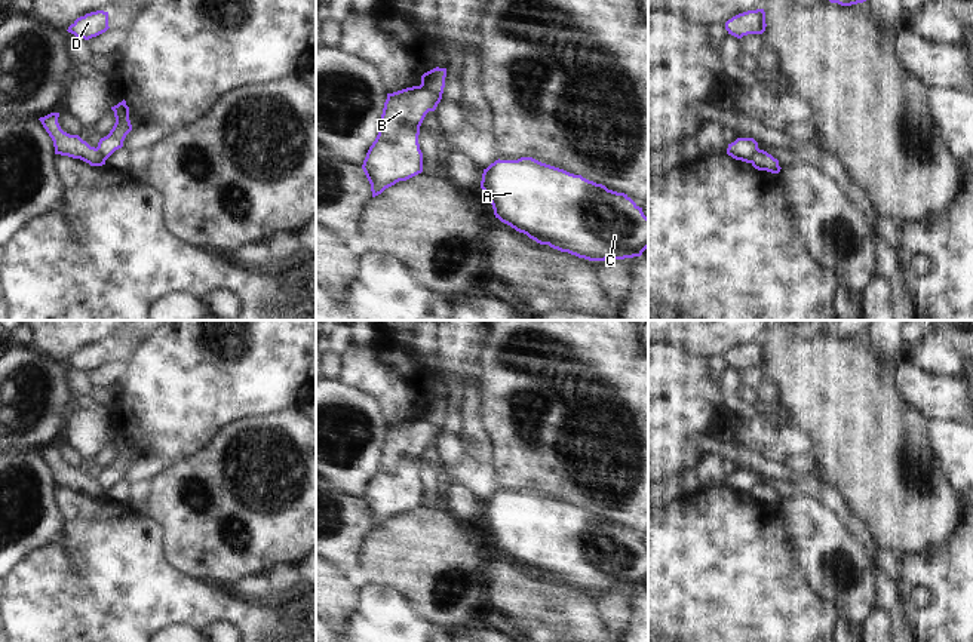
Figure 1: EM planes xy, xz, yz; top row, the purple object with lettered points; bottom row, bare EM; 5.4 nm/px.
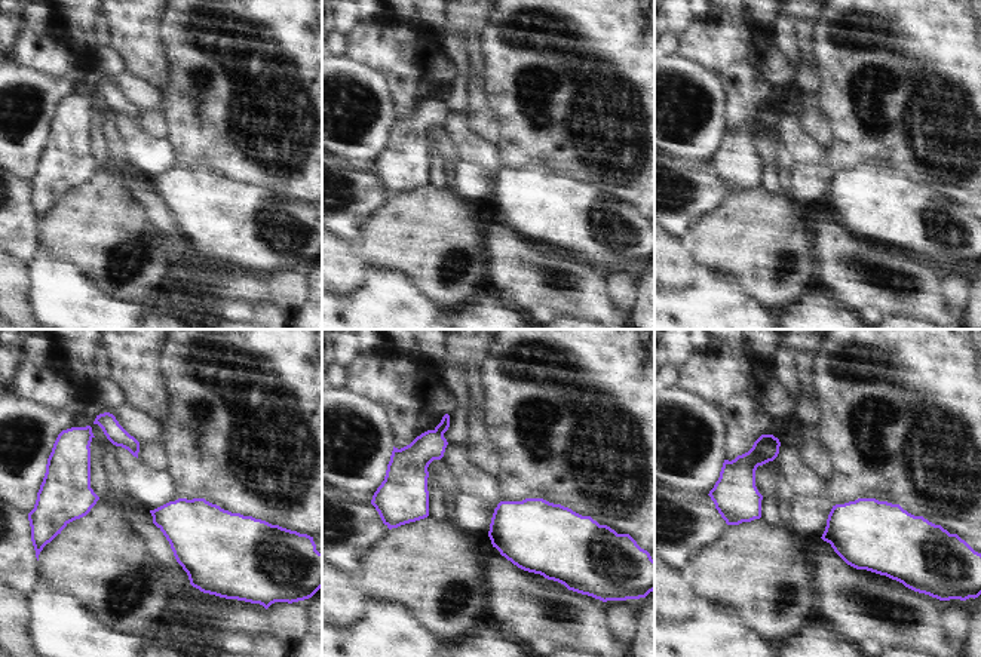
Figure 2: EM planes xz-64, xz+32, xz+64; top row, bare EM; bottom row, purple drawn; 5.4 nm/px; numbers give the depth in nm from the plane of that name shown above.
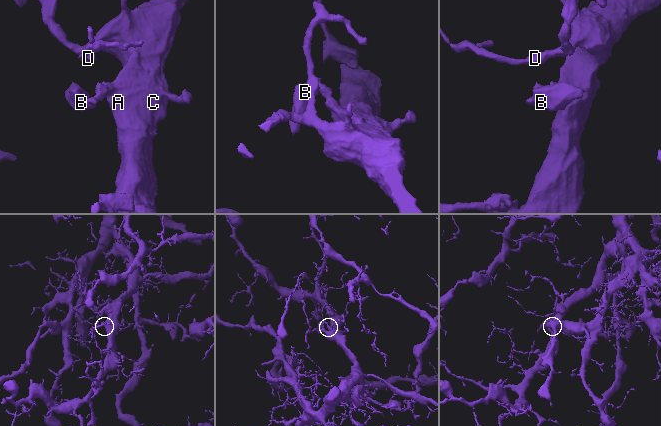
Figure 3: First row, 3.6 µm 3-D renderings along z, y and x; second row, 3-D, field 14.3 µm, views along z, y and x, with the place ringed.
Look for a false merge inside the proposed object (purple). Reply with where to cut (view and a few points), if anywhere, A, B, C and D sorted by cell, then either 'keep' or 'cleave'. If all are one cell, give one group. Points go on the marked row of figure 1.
cut xz (420, 85), (441, 98); groups A C D / B; cleave

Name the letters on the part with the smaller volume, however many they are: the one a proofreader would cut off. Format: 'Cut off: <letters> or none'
Cut off: B

